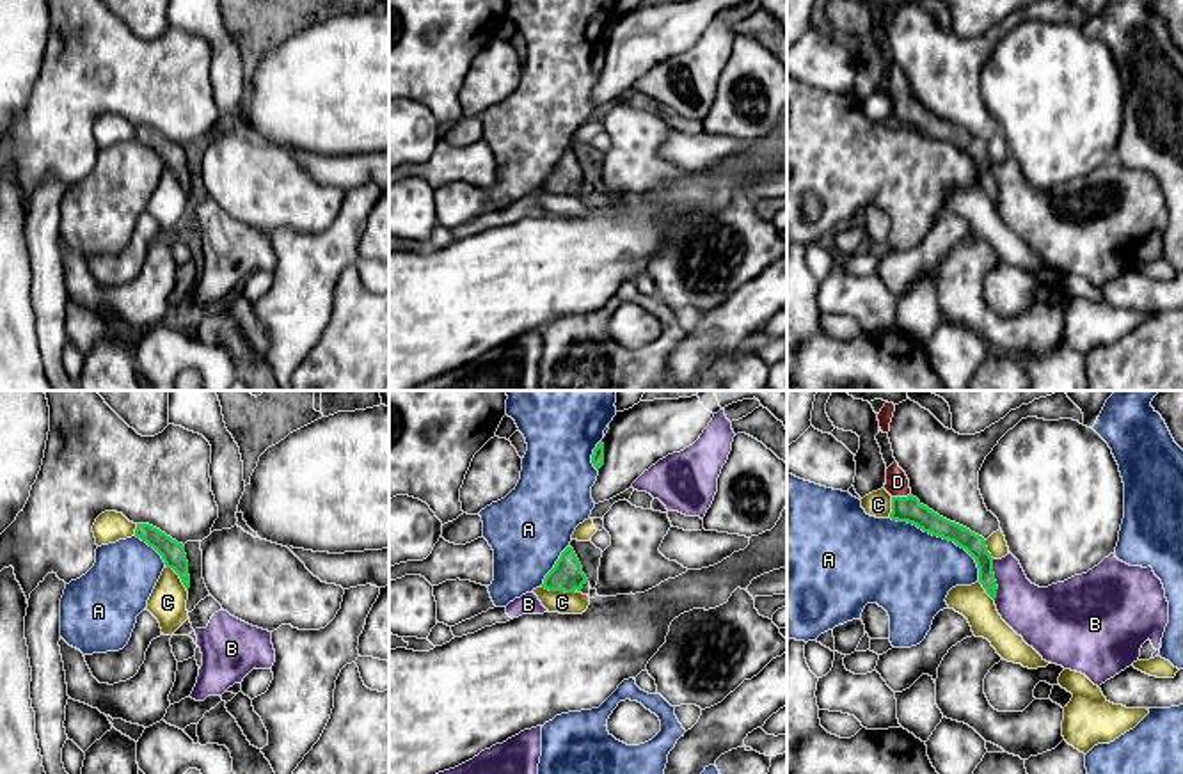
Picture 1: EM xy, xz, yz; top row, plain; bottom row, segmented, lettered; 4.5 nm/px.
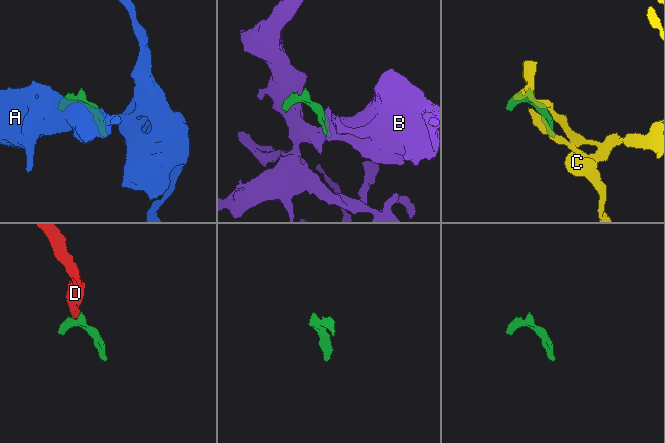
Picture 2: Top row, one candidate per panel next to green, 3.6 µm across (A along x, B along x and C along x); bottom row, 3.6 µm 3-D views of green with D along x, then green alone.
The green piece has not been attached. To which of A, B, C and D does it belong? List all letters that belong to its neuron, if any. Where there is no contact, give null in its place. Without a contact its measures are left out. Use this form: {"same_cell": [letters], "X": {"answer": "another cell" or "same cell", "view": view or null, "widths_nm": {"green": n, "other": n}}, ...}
{"same_cell": ["D"], "A": {"answer": "another cell", "view": "yz", "widths_nm": {"green": 120, "other": 400}}, "B": {"answer": "another cell", "view": "yz", "widths_nm": {"green": 100, "other": 240}}, "C": {"answer": "another cell", "view": "xz", "widths_nm": {"green": 150, "other": 100}}, "D": {"answer": "same cell", "view": "yz", "widths_nm": {"green": 120, "other": 110}}}

